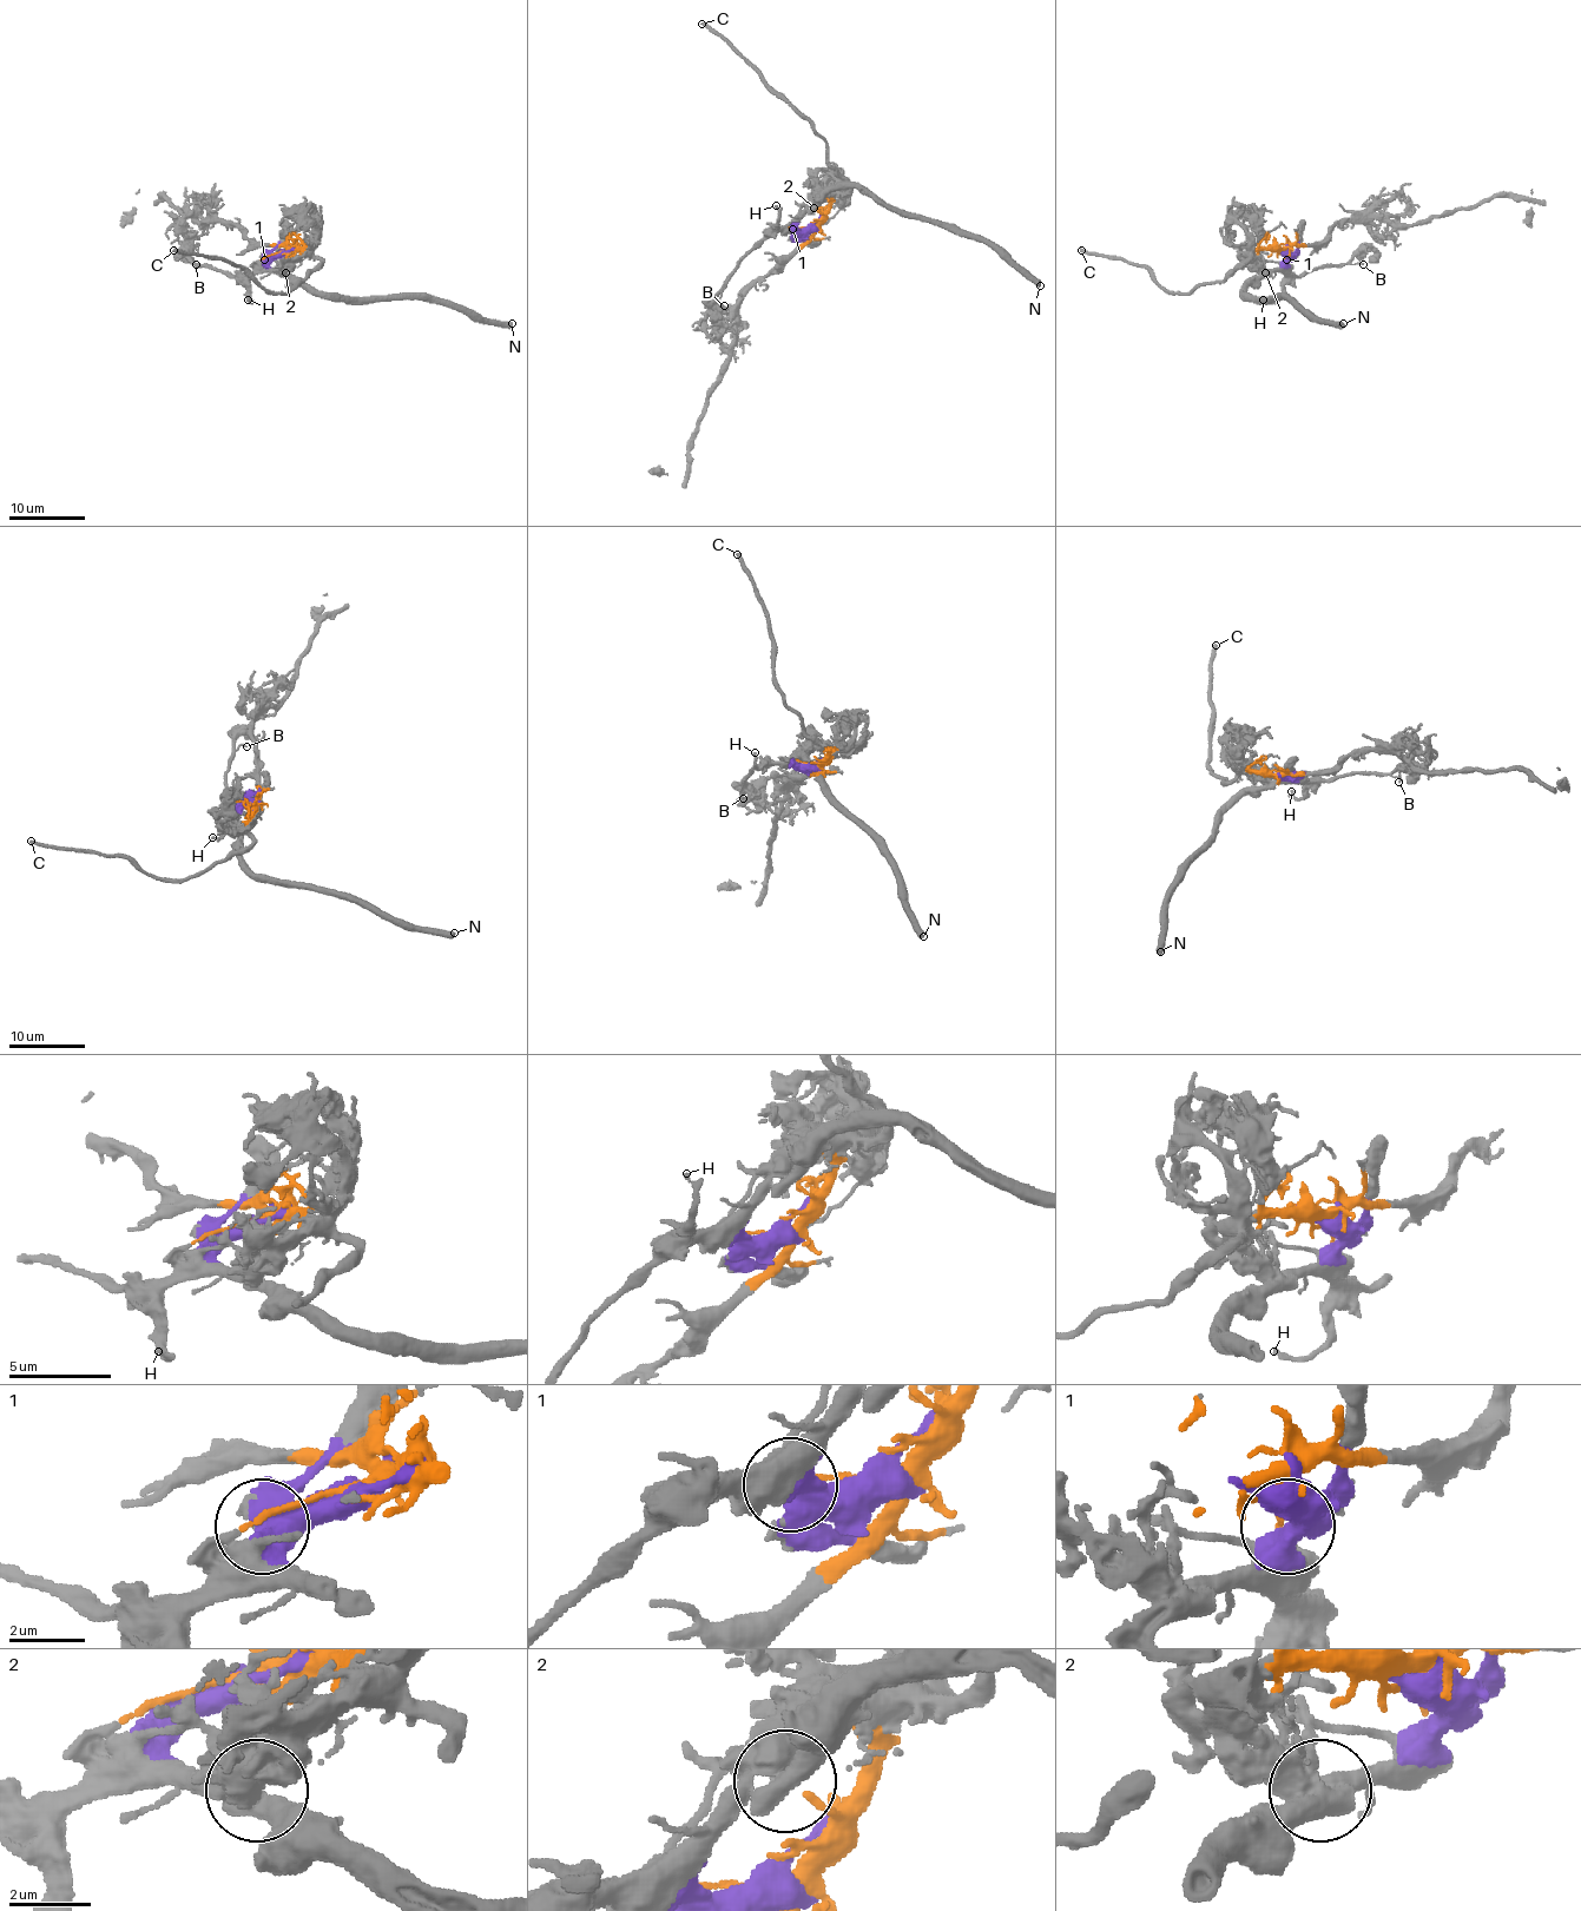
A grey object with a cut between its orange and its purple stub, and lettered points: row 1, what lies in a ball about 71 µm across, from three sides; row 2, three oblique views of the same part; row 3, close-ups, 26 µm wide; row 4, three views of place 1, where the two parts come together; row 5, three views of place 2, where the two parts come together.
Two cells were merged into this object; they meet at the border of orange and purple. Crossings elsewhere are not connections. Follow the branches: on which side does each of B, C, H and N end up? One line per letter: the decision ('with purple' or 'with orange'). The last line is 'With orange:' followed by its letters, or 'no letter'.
B: with purple
C: with orange
H: with purple
N: with purple
With orange: C

